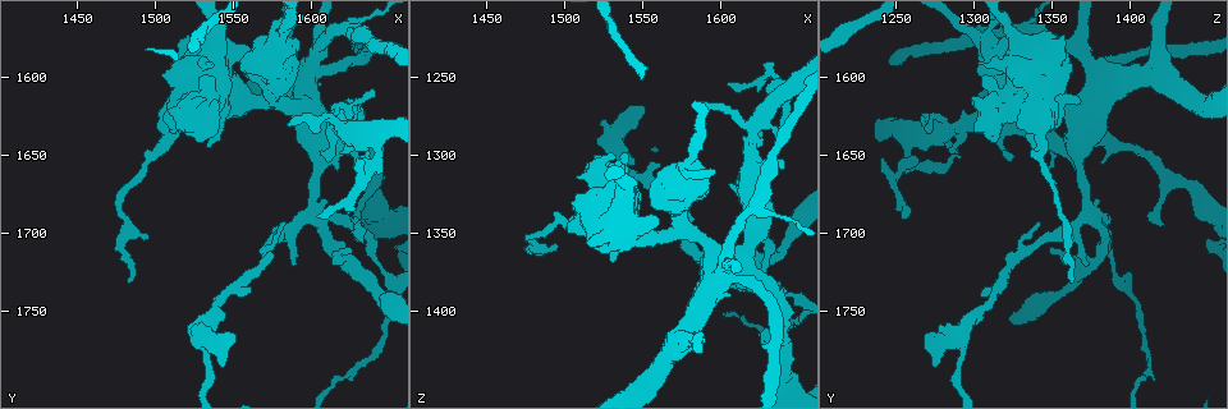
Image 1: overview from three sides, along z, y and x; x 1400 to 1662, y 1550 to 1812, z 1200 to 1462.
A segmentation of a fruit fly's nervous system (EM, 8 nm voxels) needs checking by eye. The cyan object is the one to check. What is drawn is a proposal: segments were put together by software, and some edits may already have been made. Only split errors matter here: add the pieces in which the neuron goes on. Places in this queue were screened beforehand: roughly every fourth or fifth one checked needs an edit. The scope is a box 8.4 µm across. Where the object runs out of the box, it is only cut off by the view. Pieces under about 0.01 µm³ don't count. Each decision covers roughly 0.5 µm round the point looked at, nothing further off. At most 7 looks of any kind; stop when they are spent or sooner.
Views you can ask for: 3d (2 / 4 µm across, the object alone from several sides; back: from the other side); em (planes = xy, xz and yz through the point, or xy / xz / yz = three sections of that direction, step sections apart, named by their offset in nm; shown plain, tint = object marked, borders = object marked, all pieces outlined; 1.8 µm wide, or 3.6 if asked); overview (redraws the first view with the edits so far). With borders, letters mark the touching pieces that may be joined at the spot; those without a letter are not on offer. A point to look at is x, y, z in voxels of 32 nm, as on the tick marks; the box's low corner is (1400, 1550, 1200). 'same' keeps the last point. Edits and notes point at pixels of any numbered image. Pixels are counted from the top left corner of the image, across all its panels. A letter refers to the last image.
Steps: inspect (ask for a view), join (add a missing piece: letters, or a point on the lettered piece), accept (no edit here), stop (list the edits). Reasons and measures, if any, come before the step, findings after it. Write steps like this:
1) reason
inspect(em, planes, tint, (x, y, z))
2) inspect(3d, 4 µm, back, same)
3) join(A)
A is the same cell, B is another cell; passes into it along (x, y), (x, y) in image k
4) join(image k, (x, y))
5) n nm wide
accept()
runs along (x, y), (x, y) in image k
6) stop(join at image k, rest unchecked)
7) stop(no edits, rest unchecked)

calibre changes
inspect(3d, 4 µm, (1622, 1568, 1334))

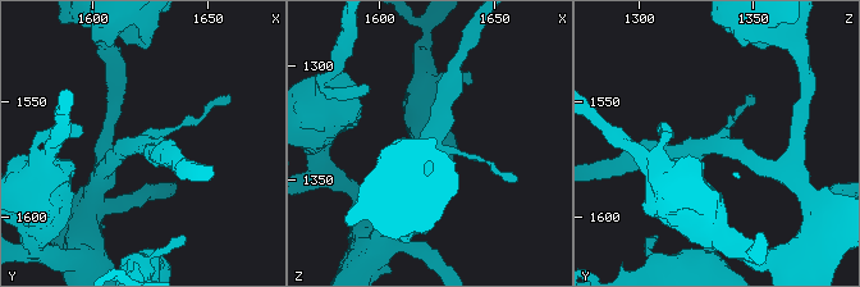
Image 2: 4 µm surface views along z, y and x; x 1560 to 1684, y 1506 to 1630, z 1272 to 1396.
3 arms; shape alone is not enough
inspect(em, xy, step 8, borders, (1621, 1570, 1332))

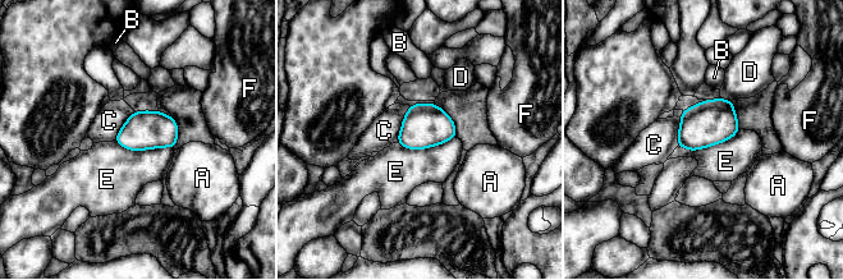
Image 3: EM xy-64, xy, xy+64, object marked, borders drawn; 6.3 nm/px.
240 nm wide
accept()
A, B, C, D, E and F are other cells; border along (740, 129), (710, 146), (677, 147) in image 3; none of them fits

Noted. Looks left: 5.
calibre changes
inspect(em, 3.6 µm, planes, tint, (1536, 1616, 1326))

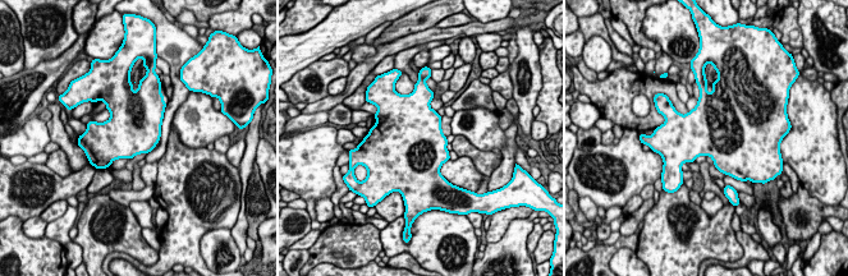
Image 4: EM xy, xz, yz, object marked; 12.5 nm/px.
inspect(em, 3.6 µm, planes, borders, same)

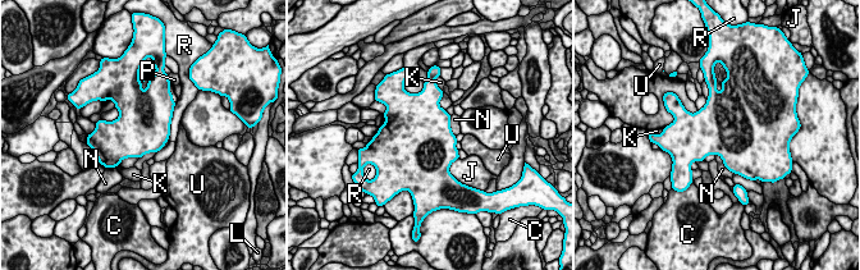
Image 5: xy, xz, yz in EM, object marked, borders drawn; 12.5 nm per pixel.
650 nm wide
accept()
C, J, K, L, N, P, R and U are other cells; no lettered piece goes on from it

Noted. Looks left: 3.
calibre changes
inspect(em, xz, step 16, borders, (1600, 1686, 1370))

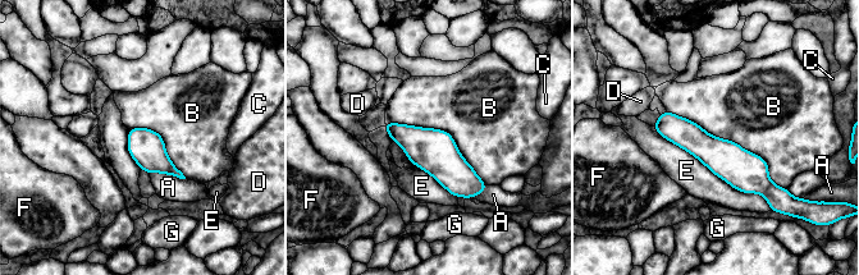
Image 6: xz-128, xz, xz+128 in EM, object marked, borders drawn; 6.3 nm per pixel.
180 nm wide
accept()
A, B, C, D, E, F and G are other cells; no lettered piece goes on from it

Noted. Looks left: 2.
stop(no edits, rest unchecked)

